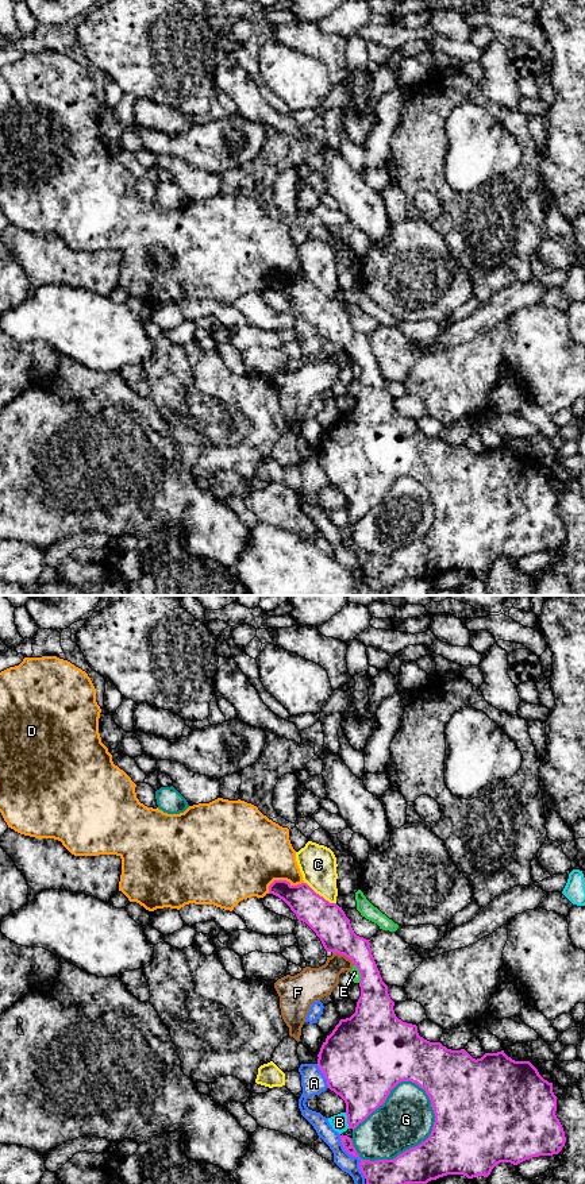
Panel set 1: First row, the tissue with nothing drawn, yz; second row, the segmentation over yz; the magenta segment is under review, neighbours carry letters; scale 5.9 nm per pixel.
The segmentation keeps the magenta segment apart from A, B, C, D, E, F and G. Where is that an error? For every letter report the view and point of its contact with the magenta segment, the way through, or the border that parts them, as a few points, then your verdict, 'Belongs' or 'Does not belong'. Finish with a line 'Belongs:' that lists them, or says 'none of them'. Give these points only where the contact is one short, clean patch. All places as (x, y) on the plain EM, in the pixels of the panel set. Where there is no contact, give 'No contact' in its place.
A: Touches magenta at yz (354, 551). Does not belong
B: Touches magenta at yz (347, 516). Does not belong
C: Touches magenta at yz (319, 290). Does not belong
D: Touches magenta at yz (283, 276). Does not belong
E: Touches magenta at yz (360, 367). Does not belong
F: Touches magenta at yz (343, 348). Does not belong
G: Touches magenta at yz (418, 540). Does not belong
Belongs: none of them

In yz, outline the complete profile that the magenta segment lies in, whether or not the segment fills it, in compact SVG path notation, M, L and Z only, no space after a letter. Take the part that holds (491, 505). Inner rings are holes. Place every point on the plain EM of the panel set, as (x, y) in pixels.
M274 275L269 281L269 289L282 294L297 315L305 317L316 328L327 347L345 350L361 369L361 392L355 408L350 413L339 416L332 428L327 431L317 450L317 462L324 470L328 483L346 498L349 524L354 525L382 501L390 486L401 477L417 479L431 495L435 517L430 532L424 537L405 545L393 555L369 556L361 554L359 564L374 591L380 595L389 595L392 589L401 581L427 579L447 570L463 570L467 574L488 572L500 558L517 560L528 554L553 551L562 545L566 532L555 510L557 491L553 487L553 478L544 475L530 456L515 456L504 446L485 448L476 455L465 444L451 446L440 437L424 435L419 431L416 420L403 417L396 412L395 397L388 389L388 381L382 377L372 350L370 338L354 328L342 302L326 296L307 278L292 281L286 275Z

